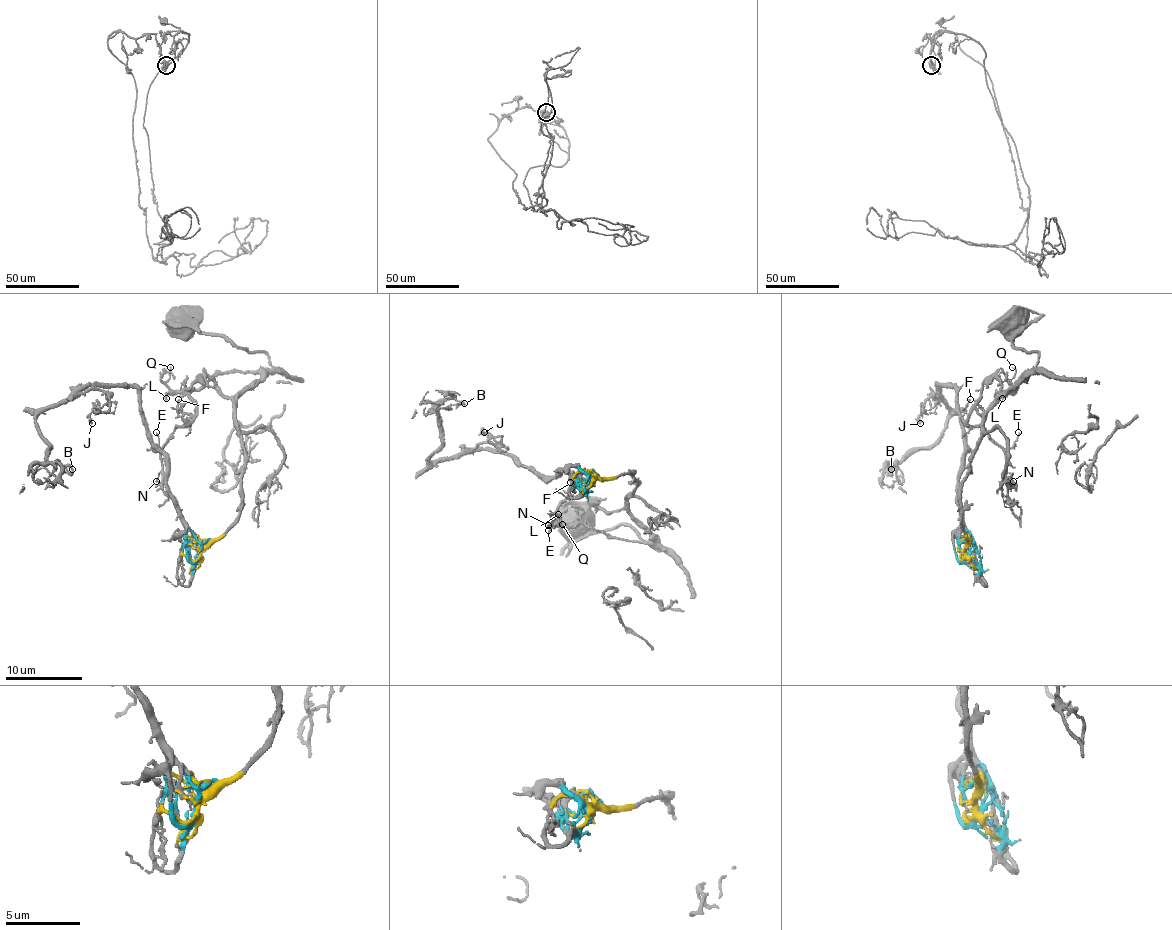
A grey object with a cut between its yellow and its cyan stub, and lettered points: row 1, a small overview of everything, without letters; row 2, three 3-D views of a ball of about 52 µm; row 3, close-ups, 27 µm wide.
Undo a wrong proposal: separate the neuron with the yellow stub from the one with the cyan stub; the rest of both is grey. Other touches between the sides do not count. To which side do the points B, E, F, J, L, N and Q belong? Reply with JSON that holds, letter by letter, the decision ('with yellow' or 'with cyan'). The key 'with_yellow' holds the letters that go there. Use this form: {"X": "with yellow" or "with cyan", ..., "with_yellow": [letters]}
{"B": "with cyan", "E": "with yellow", "F": "with yellow", "J": "with cyan", "L": "with yellow", "N": "with yellow", "Q": "with yellow", "with_yellow": ["E", "F", "L", "N", "Q"]}

